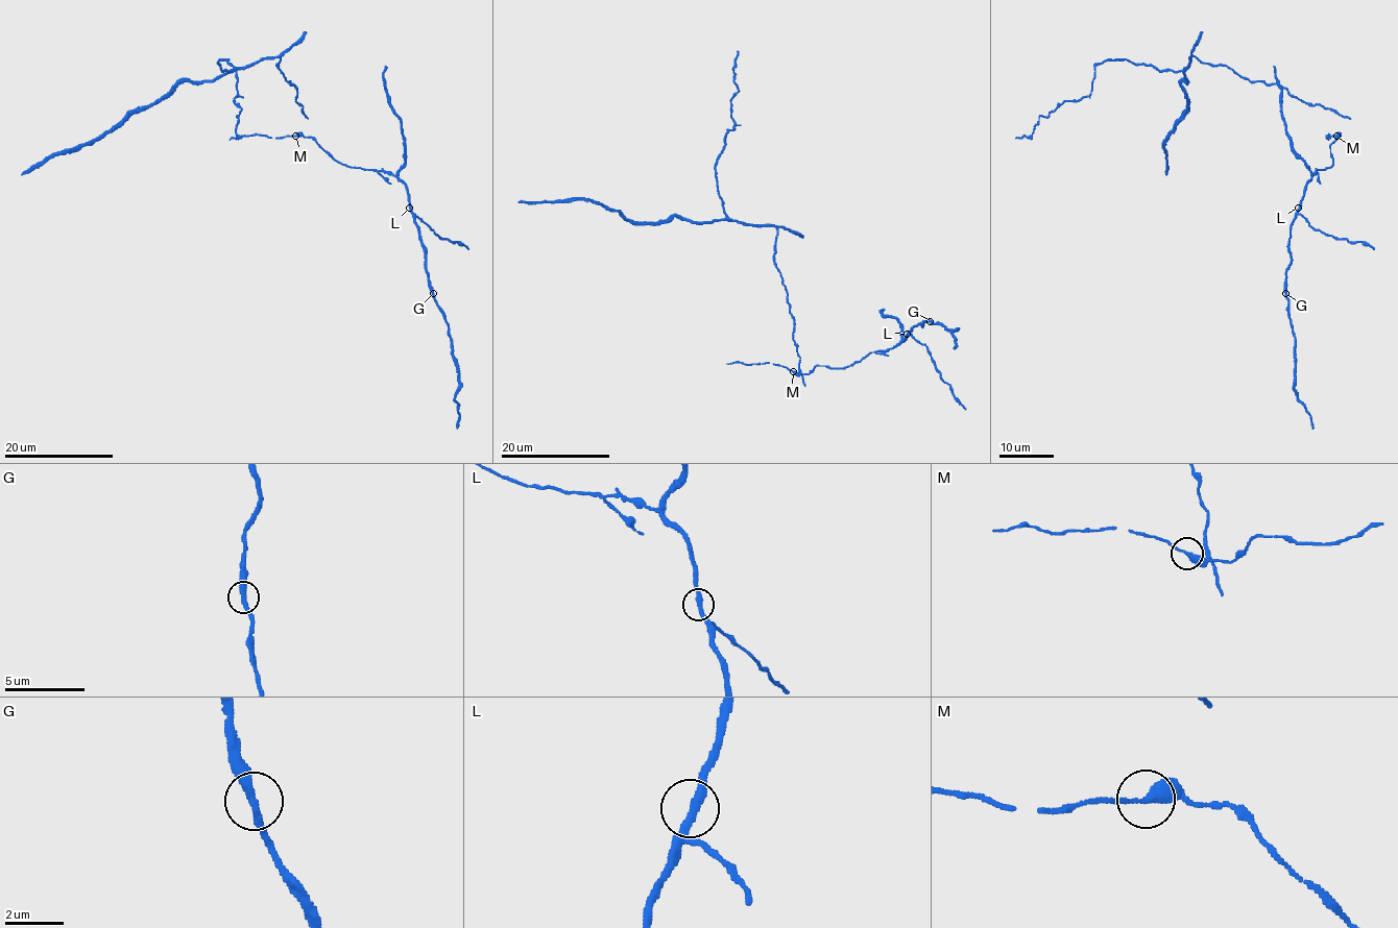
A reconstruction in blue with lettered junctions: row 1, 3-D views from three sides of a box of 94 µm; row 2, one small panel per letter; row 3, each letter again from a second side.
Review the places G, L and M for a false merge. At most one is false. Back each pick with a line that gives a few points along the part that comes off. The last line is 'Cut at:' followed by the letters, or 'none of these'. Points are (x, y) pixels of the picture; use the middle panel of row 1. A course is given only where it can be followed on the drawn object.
Cut at: none of these

